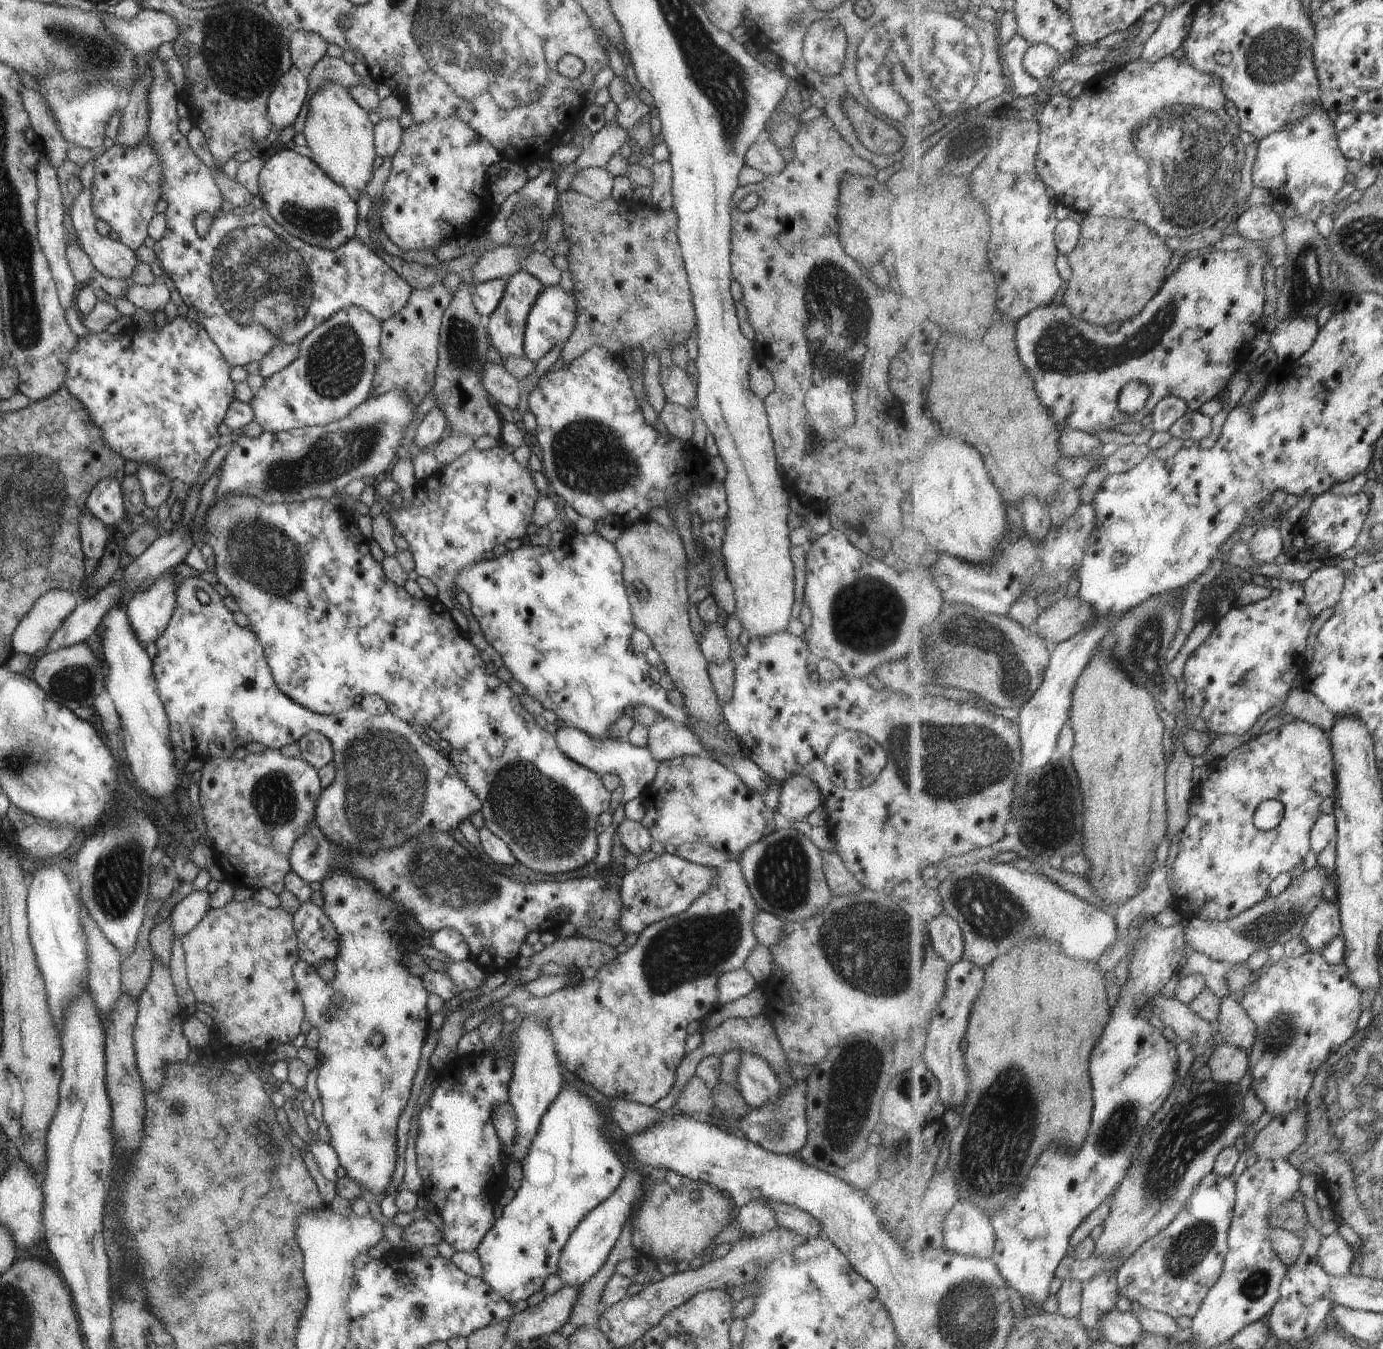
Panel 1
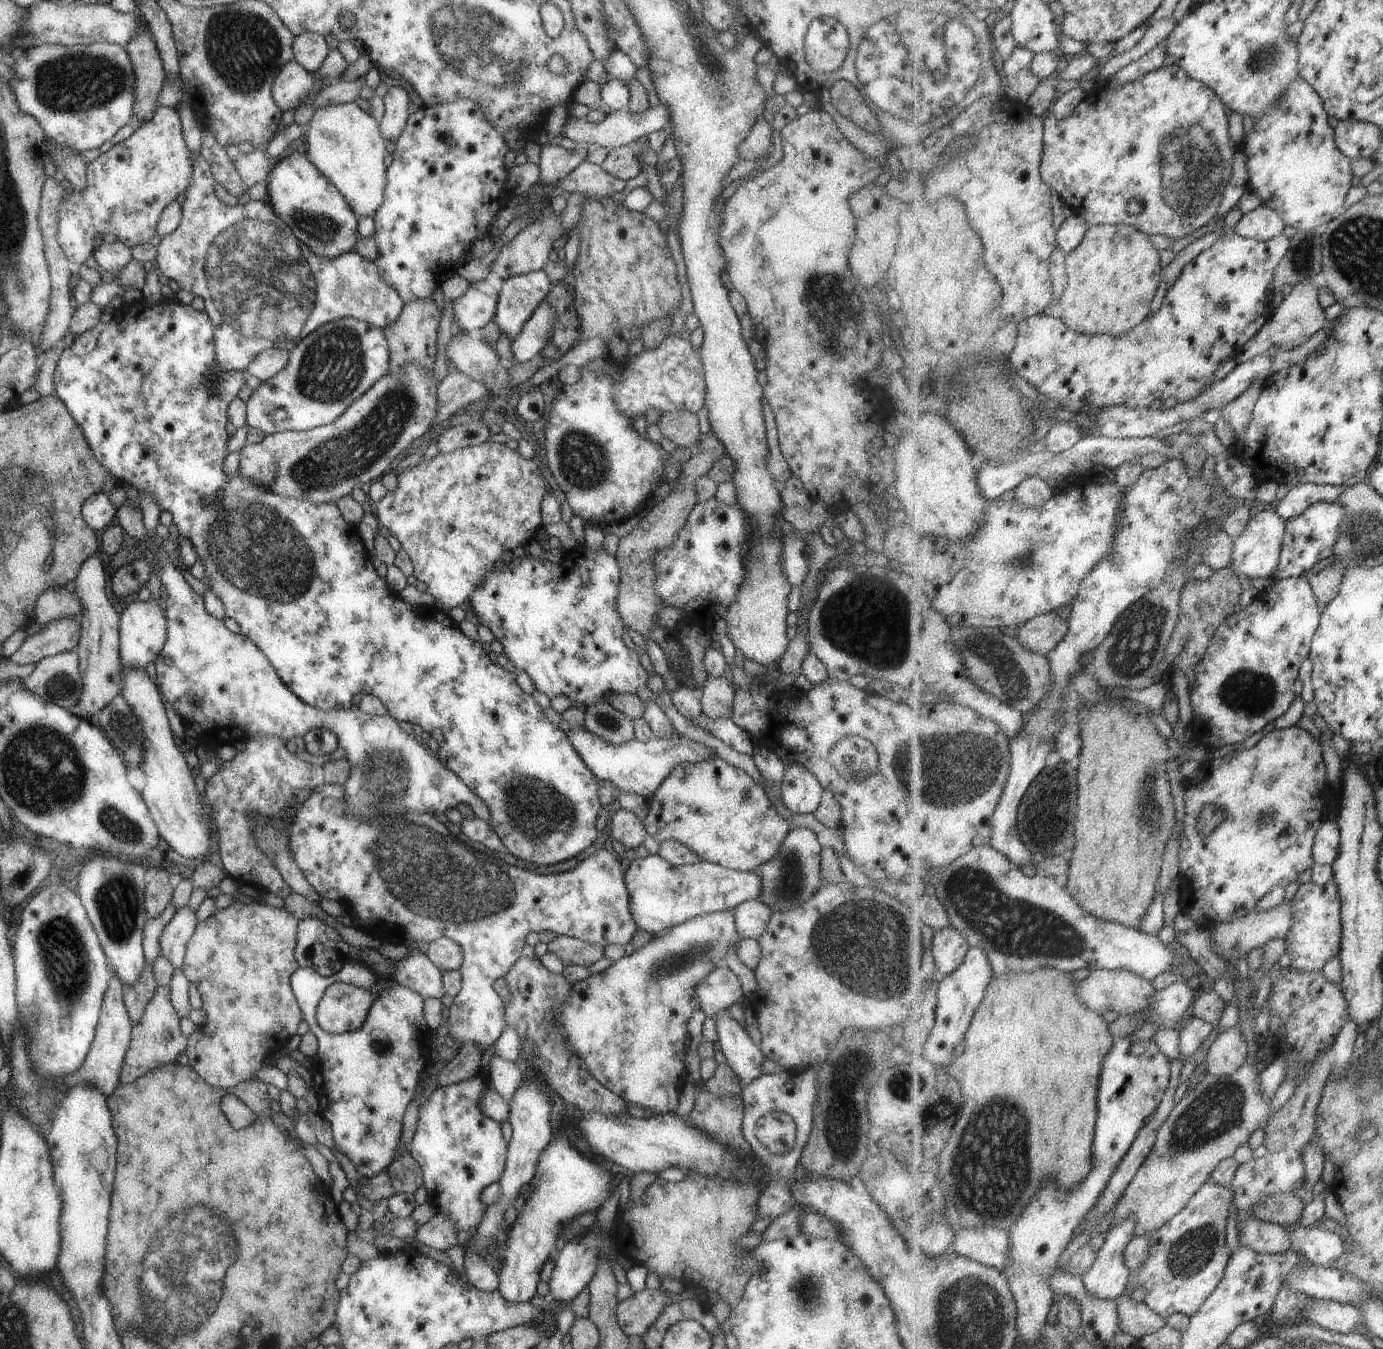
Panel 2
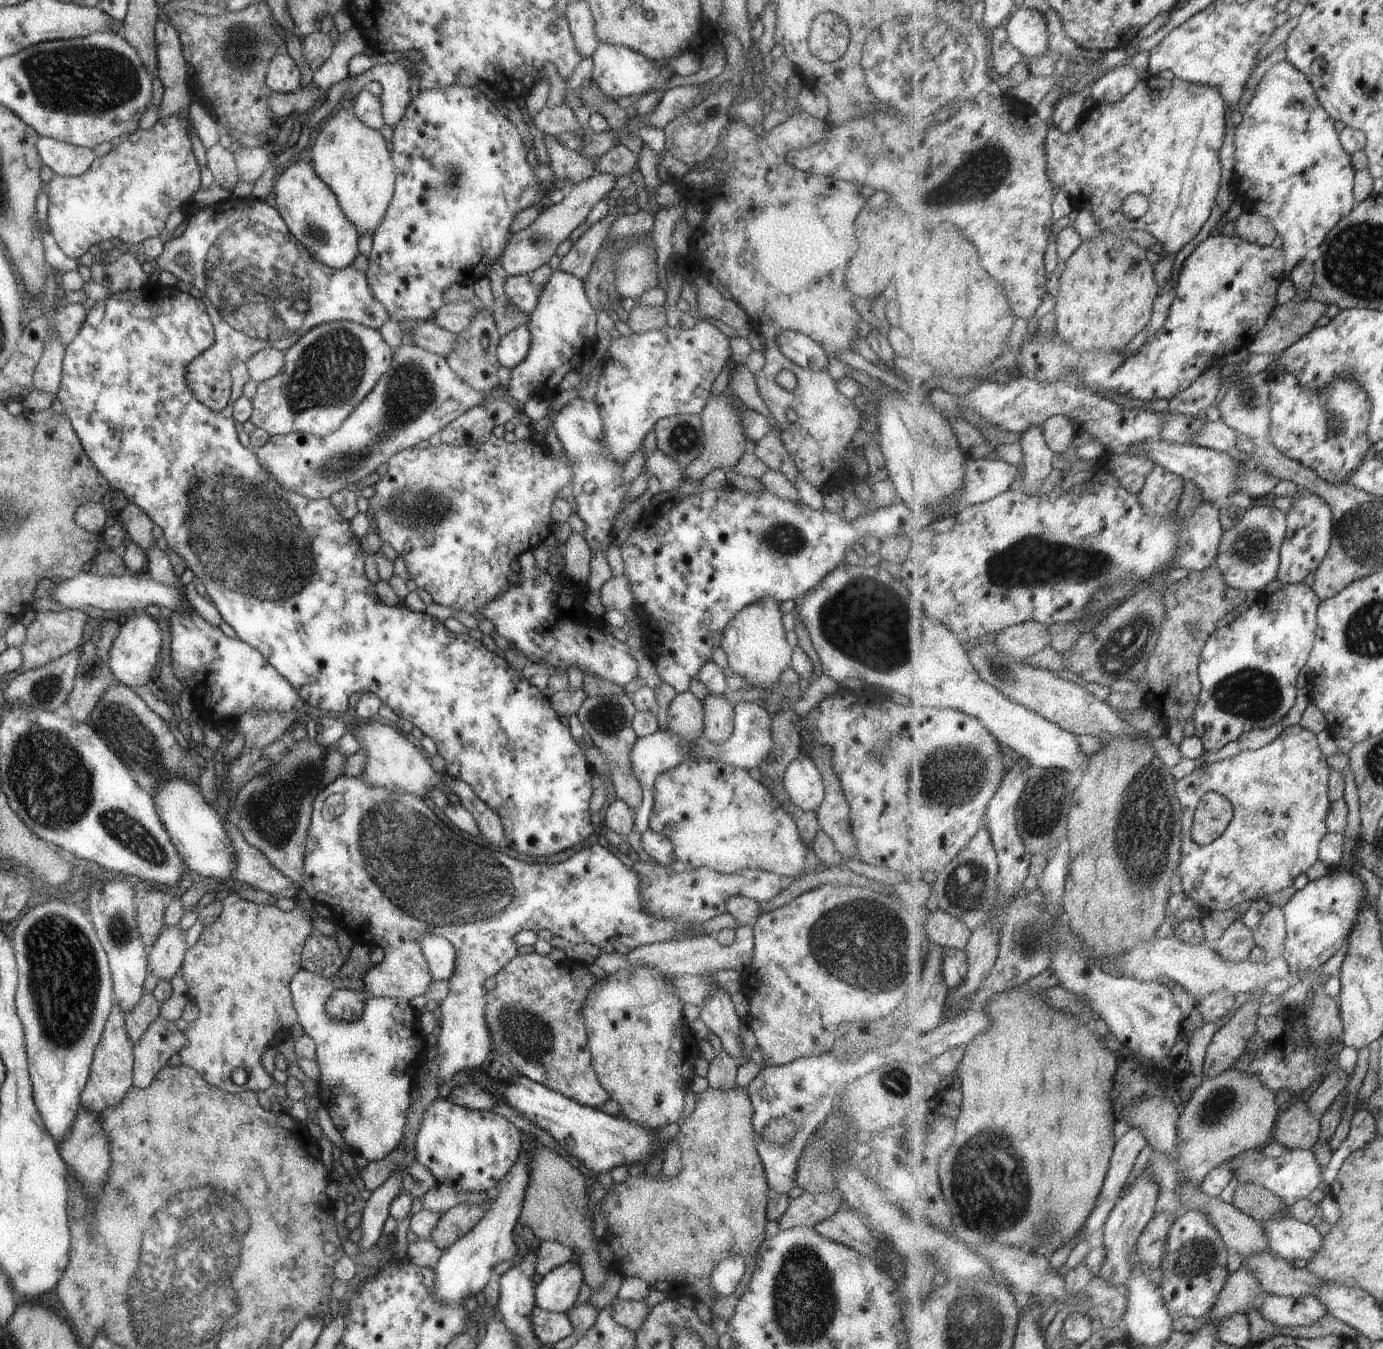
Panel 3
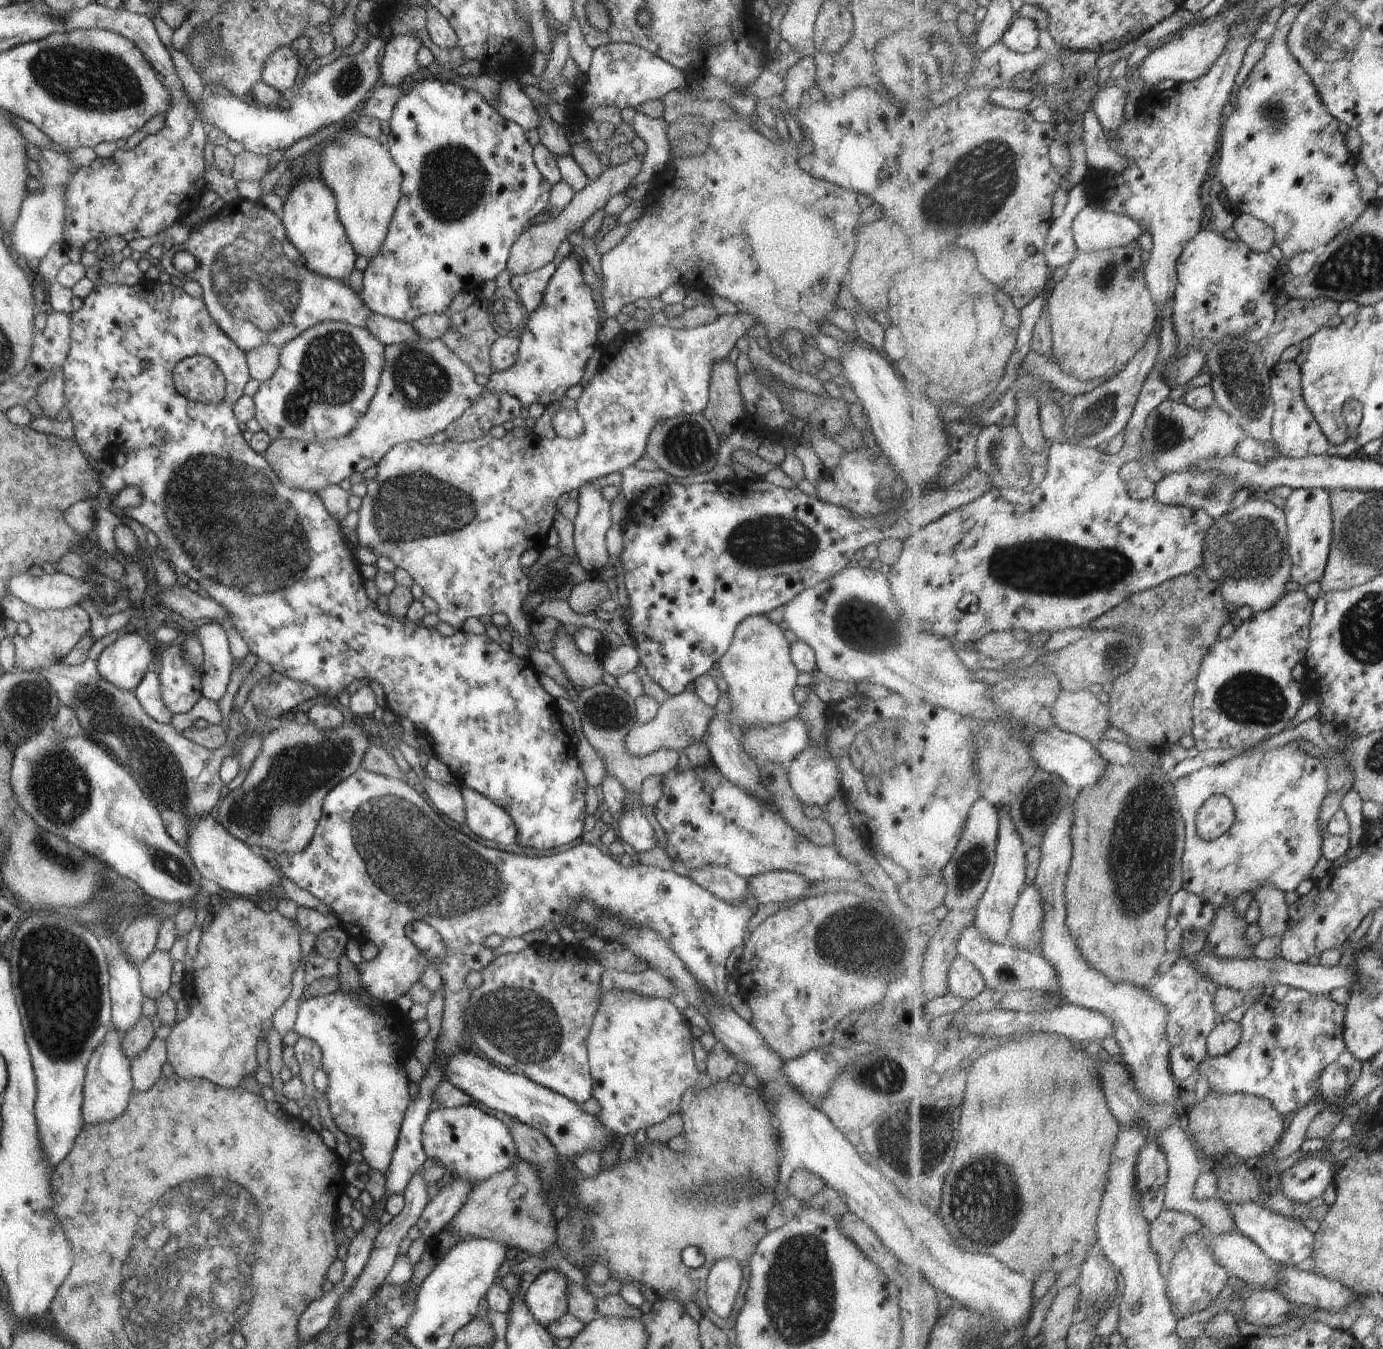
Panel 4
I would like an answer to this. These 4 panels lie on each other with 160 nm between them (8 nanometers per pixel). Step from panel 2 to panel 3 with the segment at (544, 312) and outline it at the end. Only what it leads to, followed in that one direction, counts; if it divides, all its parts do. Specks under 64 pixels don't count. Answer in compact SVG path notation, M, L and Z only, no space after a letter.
M526 323L499 338L495 356L501 366L511 369L523 360L528 349L529 332Z

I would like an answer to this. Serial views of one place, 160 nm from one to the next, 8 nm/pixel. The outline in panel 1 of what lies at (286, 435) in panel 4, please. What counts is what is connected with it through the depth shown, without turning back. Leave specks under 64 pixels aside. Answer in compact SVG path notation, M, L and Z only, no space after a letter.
M351 305L334 312L298 342L297 358L285 368L263 379L262 385L253 391L253 398L248 402L252 420L263 431L278 433L299 427L326 425L343 418L368 398L375 365L380 357L379 341L380 322L366 310Z

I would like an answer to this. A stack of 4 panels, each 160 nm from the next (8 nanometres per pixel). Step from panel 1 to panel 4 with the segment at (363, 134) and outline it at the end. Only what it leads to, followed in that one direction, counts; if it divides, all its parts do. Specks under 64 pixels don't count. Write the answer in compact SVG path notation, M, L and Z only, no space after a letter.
M347 127L341 134L331 138L329 144L319 152L319 166L321 166L319 178L331 190L335 198L339 224L345 230L345 236L355 256L363 256L365 260L371 260L377 254L377 250L381 248L381 244L385 242L387 226L397 206L402 180L400 169L391 159L386 145L380 144L375 138L357 135Z

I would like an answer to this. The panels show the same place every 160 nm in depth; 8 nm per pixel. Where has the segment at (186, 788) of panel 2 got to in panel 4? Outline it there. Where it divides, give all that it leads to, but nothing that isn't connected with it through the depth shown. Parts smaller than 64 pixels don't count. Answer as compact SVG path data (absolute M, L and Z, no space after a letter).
M214 815L195 816L191 820L185 850L200 877L211 880L219 888L237 896L245 897L266 891L272 893L273 888L280 886L279 872L265 858L252 854L251 848L228 834L215 820Z

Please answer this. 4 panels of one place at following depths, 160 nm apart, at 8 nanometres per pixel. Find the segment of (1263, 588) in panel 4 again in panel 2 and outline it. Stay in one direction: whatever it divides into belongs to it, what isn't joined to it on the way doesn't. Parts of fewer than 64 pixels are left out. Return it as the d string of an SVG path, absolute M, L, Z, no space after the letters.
M1274 505L1267 511L1259 511L1250 520L1247 530L1234 539L1234 565L1231 569L1240 578L1269 578L1279 568L1286 530L1287 522L1281 518Z

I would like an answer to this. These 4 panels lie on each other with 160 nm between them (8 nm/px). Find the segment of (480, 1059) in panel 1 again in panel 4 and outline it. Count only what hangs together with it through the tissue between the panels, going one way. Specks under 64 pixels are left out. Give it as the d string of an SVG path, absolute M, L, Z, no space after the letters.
M471 1104L430 1110L421 1126L421 1143L425 1157L439 1162L445 1168L446 1177L459 1176L473 1187L509 1168L516 1154L509 1128L495 1116L481 1112Z

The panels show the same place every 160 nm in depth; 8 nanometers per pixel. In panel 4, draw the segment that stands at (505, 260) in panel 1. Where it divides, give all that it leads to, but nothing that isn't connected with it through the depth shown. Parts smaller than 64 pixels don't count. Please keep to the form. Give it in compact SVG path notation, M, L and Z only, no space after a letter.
M635 154L628 162L604 169L602 174L599 174L593 182L588 181L584 188L581 188L579 192L575 192L571 202L557 216L547 217L545 222L535 224L535 226L525 230L517 238L516 242L511 244L509 250L506 269L511 276L533 272L551 262L558 246L568 238L569 233L578 230L593 213L603 209L603 206L605 206L611 196L615 196L615 194L625 190L631 180L637 175L637 172L641 170L641 164L643 164L643 155Z

